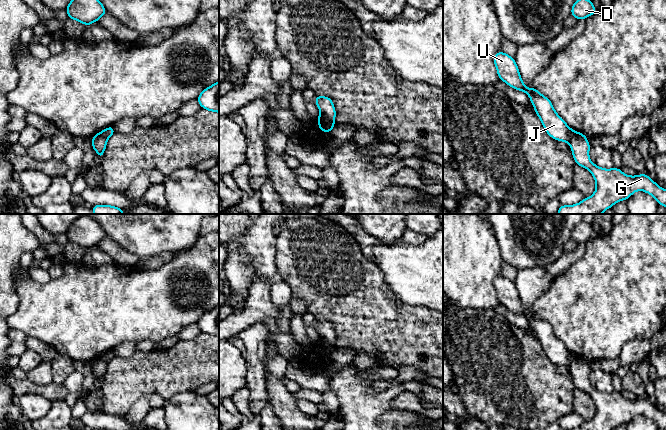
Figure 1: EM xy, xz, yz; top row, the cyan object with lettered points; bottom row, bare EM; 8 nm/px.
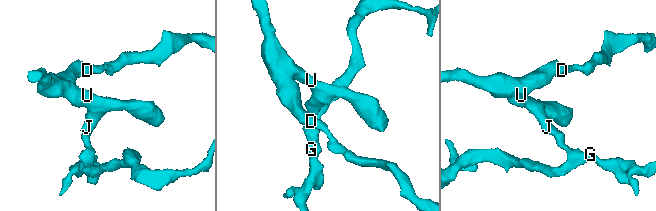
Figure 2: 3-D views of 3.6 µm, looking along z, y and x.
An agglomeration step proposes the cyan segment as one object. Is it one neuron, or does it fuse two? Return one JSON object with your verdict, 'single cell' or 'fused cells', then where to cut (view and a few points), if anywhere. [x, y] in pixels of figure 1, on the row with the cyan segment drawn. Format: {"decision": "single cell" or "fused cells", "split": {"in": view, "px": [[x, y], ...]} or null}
{"decision": "fused cells", "split": {"in": "xz", "px": [[321, 114], [333, 122]]}}

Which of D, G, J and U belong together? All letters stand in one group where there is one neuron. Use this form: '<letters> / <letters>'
D J U / G

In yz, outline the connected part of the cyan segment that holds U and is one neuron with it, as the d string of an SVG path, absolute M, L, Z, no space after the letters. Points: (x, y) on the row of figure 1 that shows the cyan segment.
M499 51L494 55L493 60L501 81L504 81L516 90L528 94L547 134L555 140L568 142L575 131L556 113L551 101L547 97L543 96L533 86L530 89L526 88L514 58Z

